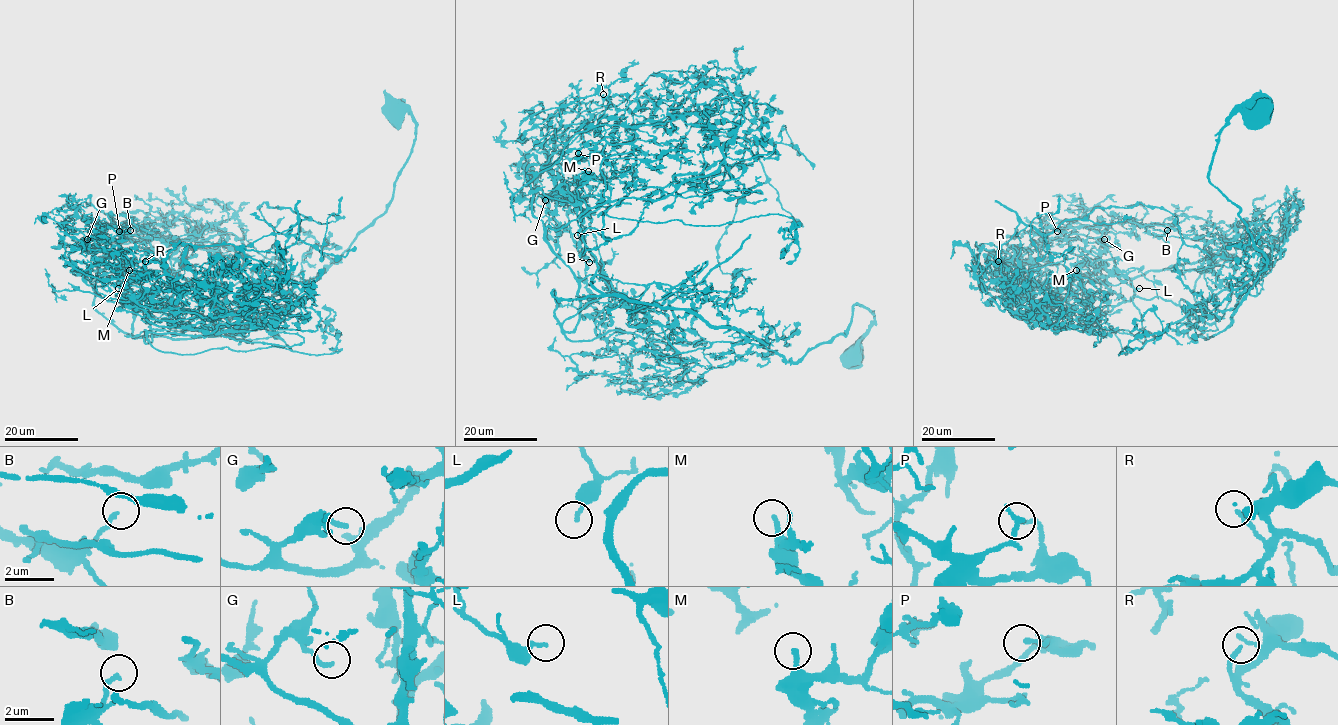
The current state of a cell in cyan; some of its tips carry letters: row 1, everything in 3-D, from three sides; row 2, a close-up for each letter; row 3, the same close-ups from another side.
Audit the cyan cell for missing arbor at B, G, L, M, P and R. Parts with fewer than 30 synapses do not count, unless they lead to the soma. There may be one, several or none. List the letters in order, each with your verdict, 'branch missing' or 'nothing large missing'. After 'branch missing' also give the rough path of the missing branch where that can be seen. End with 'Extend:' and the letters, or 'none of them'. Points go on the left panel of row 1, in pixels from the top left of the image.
B: nothing large missing
G: nothing large missing
L: nothing large missing
M: branch missing | (129, 270), (122, 260), (105, 252), (94, 251), (86, 243)
P: nothing large missing
R: branch missing | (145, 261), (146, 255), (128, 244)
Extend: M, R

